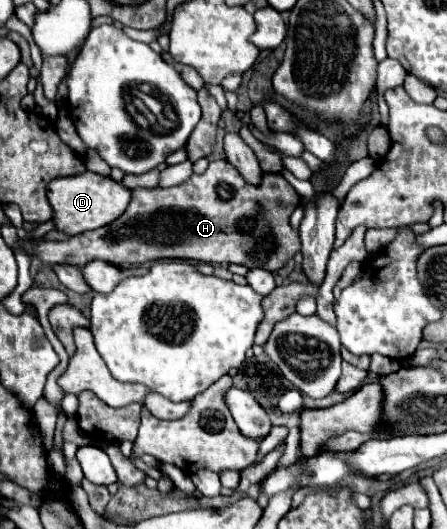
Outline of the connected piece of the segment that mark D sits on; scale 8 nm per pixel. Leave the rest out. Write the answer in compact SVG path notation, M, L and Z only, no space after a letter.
M84 172L78 176L52 180L48 186L48 200L54 208L56 228L70 236L76 236L80 232L114 222L126 210L130 202L130 190L112 178L100 176L96 172Z

